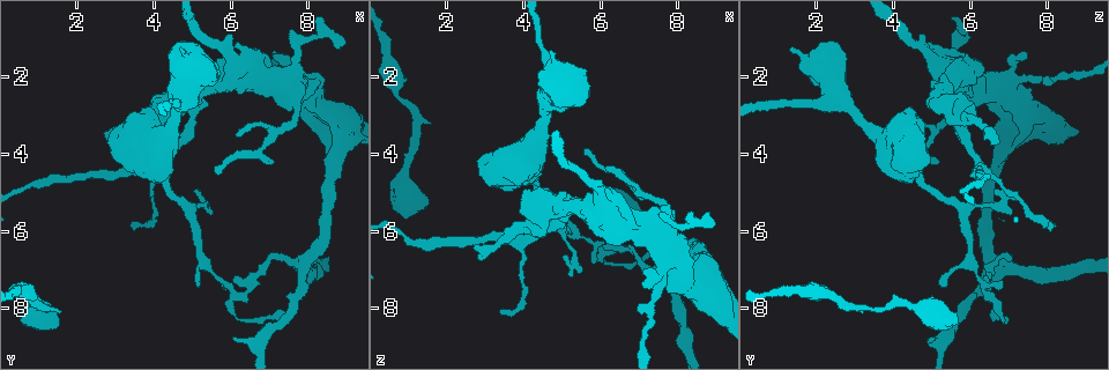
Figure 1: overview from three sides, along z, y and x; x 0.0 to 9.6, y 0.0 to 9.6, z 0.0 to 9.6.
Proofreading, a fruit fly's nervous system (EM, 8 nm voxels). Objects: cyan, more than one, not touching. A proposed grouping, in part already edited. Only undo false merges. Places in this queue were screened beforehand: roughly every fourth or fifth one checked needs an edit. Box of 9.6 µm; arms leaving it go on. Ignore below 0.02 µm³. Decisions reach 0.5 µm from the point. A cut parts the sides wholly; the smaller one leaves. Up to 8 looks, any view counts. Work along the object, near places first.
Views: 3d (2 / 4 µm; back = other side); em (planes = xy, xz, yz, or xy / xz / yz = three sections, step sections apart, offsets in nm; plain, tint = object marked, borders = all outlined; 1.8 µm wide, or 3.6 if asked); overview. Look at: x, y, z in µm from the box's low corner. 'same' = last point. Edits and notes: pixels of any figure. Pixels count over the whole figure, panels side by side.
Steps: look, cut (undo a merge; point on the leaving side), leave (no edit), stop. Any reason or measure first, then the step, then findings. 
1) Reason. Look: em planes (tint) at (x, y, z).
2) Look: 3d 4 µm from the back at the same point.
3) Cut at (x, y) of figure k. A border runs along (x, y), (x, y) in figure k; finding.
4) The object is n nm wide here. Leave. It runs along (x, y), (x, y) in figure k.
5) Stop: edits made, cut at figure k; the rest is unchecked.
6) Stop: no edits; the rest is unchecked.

Calibre changes. Look: em 3.6 µm xy step 8 (tint) at (7.60, 2.10, 6.85).

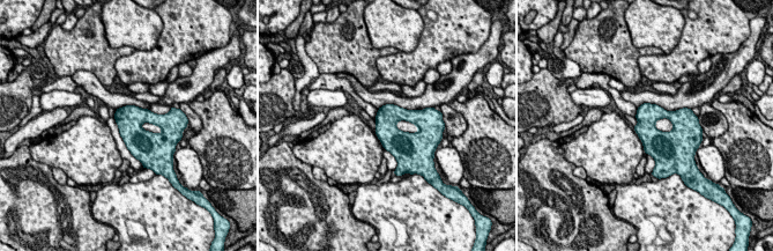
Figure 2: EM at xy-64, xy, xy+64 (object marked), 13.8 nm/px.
The object is 320 nm wide here. Leave. One neuron here.

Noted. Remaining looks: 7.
Three-way junction. Look: em 3.6 µm yz step 16 (tint) at (6.00, 2.05, 5.50).

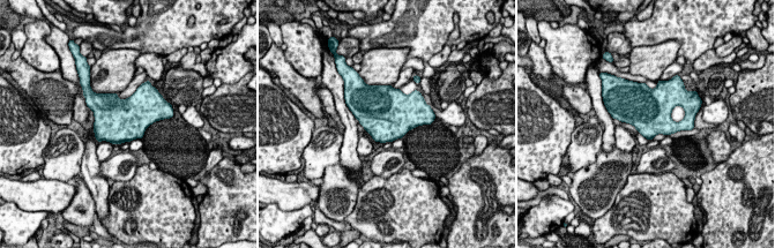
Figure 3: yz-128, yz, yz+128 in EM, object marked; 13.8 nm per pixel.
The object is 550 nm wide here. Leave. Continuous, no second neuron.

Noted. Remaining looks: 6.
Calibre changes. Look: em planes (tint) at (4.60, 2.70, 1.70).

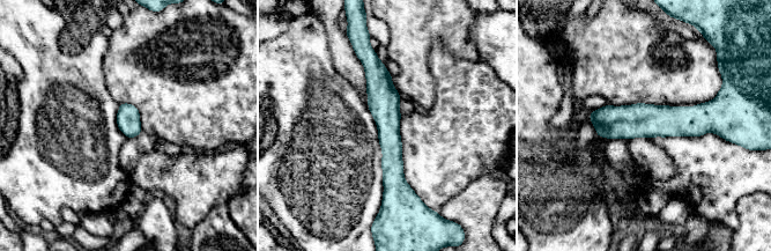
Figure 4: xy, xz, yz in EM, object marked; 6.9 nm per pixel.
Leave. It runs along (370, 57), (387, 116), (393, 193) in figure 4; all the same neuron.

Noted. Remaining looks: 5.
Stop: no edits; the rest is unchecked.

